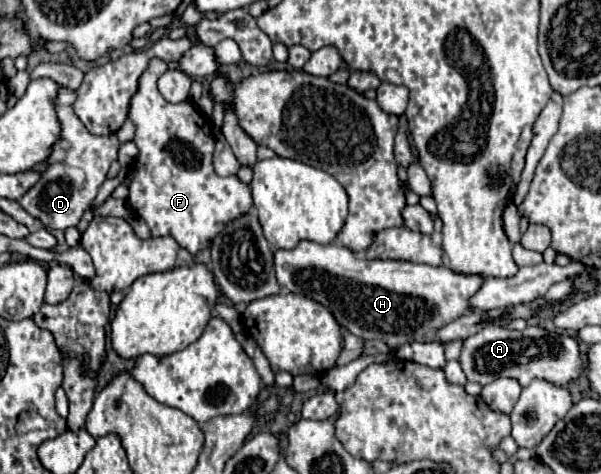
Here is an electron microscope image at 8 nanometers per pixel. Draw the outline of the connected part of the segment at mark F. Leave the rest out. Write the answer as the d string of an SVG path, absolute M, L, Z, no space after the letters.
M153 59L149 63L149 69L145 75L141 75L141 83L137 89L137 95L131 99L131 109L129 109L129 119L135 123L135 145L139 147L139 157L131 165L135 177L129 185L129 205L131 209L145 219L149 225L149 231L153 237L173 237L183 249L187 249L191 255L197 251L205 249L219 233L221 225L227 225L229 221L245 215L253 207L251 199L251 189L247 183L243 183L237 175L231 177L219 177L213 167L213 131L195 105L191 101L183 103L169 103L163 99L163 95L157 89L157 79L167 71L167 65L161 59Z

